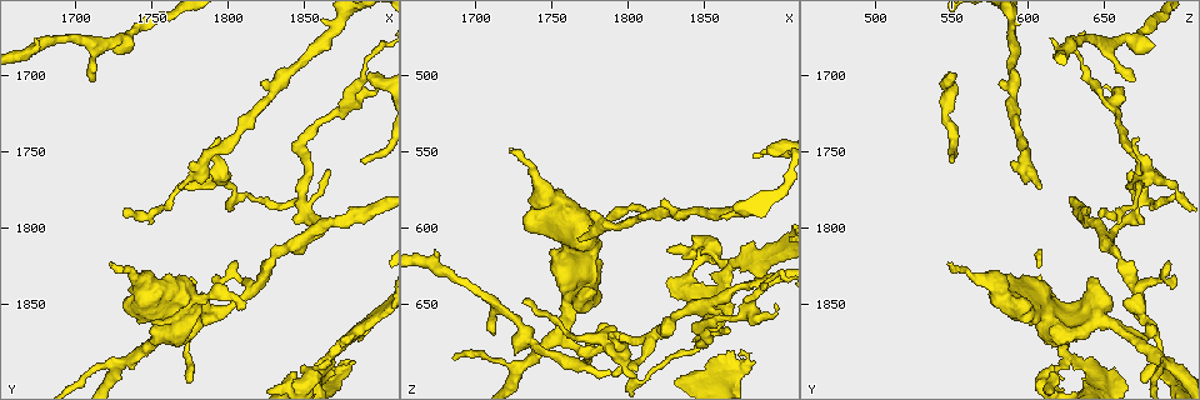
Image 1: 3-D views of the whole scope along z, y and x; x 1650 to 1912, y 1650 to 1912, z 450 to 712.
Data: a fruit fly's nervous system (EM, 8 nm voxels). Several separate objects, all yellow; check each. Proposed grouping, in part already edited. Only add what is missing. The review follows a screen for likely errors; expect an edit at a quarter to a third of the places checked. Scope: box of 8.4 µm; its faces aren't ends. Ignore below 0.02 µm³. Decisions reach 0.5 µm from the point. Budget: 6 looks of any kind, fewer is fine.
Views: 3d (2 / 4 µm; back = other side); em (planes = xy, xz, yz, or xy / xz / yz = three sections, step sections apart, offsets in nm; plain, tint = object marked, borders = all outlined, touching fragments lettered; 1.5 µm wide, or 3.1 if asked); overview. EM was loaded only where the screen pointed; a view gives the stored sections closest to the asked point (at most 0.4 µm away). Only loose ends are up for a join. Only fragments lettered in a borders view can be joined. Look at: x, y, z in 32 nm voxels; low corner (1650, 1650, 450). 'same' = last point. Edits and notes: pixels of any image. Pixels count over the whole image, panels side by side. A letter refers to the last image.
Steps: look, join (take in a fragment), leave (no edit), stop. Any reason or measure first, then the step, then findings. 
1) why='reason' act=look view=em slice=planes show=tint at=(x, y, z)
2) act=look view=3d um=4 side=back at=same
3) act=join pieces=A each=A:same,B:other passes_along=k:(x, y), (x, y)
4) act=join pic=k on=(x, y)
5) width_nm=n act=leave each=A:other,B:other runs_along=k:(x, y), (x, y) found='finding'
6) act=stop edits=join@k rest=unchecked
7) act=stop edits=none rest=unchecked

why='thin end' act=look view=em slice=planes show=borders at=(1732, 1790, 646)

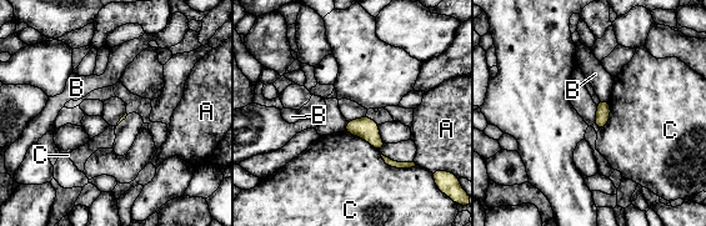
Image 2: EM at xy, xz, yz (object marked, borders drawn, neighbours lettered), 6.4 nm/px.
act=leave each=A:other,B:other,C:other found='none of them fits'

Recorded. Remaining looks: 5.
why='branch stops here' act=look view=em slice=planes show=borders at=(1890, 1700, 550)

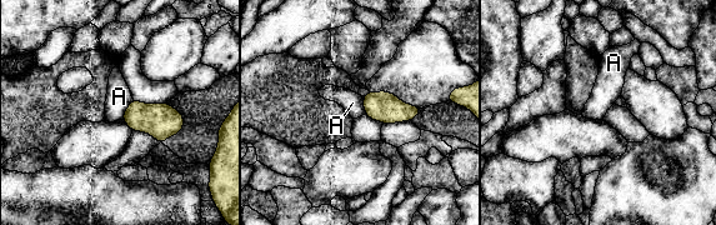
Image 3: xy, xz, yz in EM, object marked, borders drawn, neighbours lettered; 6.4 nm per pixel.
longest_contact=A:150nm act=leave each=A:other border=3:(133, 99), (121, 119) found='no lettered fragment goes on from it'

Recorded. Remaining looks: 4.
why='an open end' act=look view=3d um=2 at=(1794, 1740, 674)

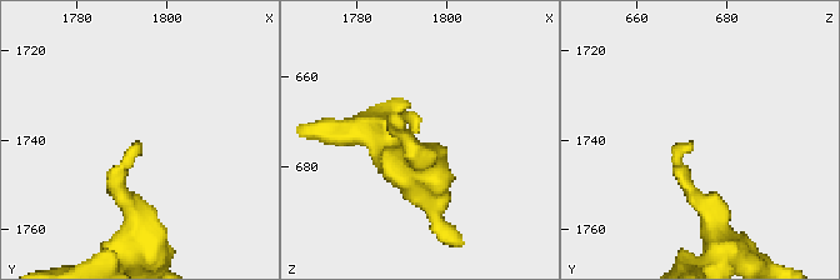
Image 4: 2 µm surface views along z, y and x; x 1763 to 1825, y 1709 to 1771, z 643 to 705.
why='shape alone is not enough' act=look view=em slice=planes show=borders at=(1793, 1740, 673)

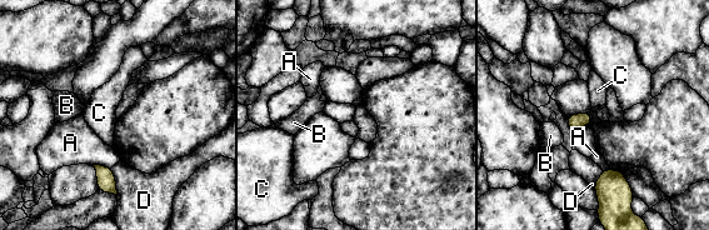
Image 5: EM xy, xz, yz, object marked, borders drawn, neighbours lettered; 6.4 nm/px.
act=leave each=A:other,B:other,C:other,D:other border=5:(589, 113), (592, 121) found='no lettered fragment goes on from it'

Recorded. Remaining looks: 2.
act=stop edits=none rest=unchecked

